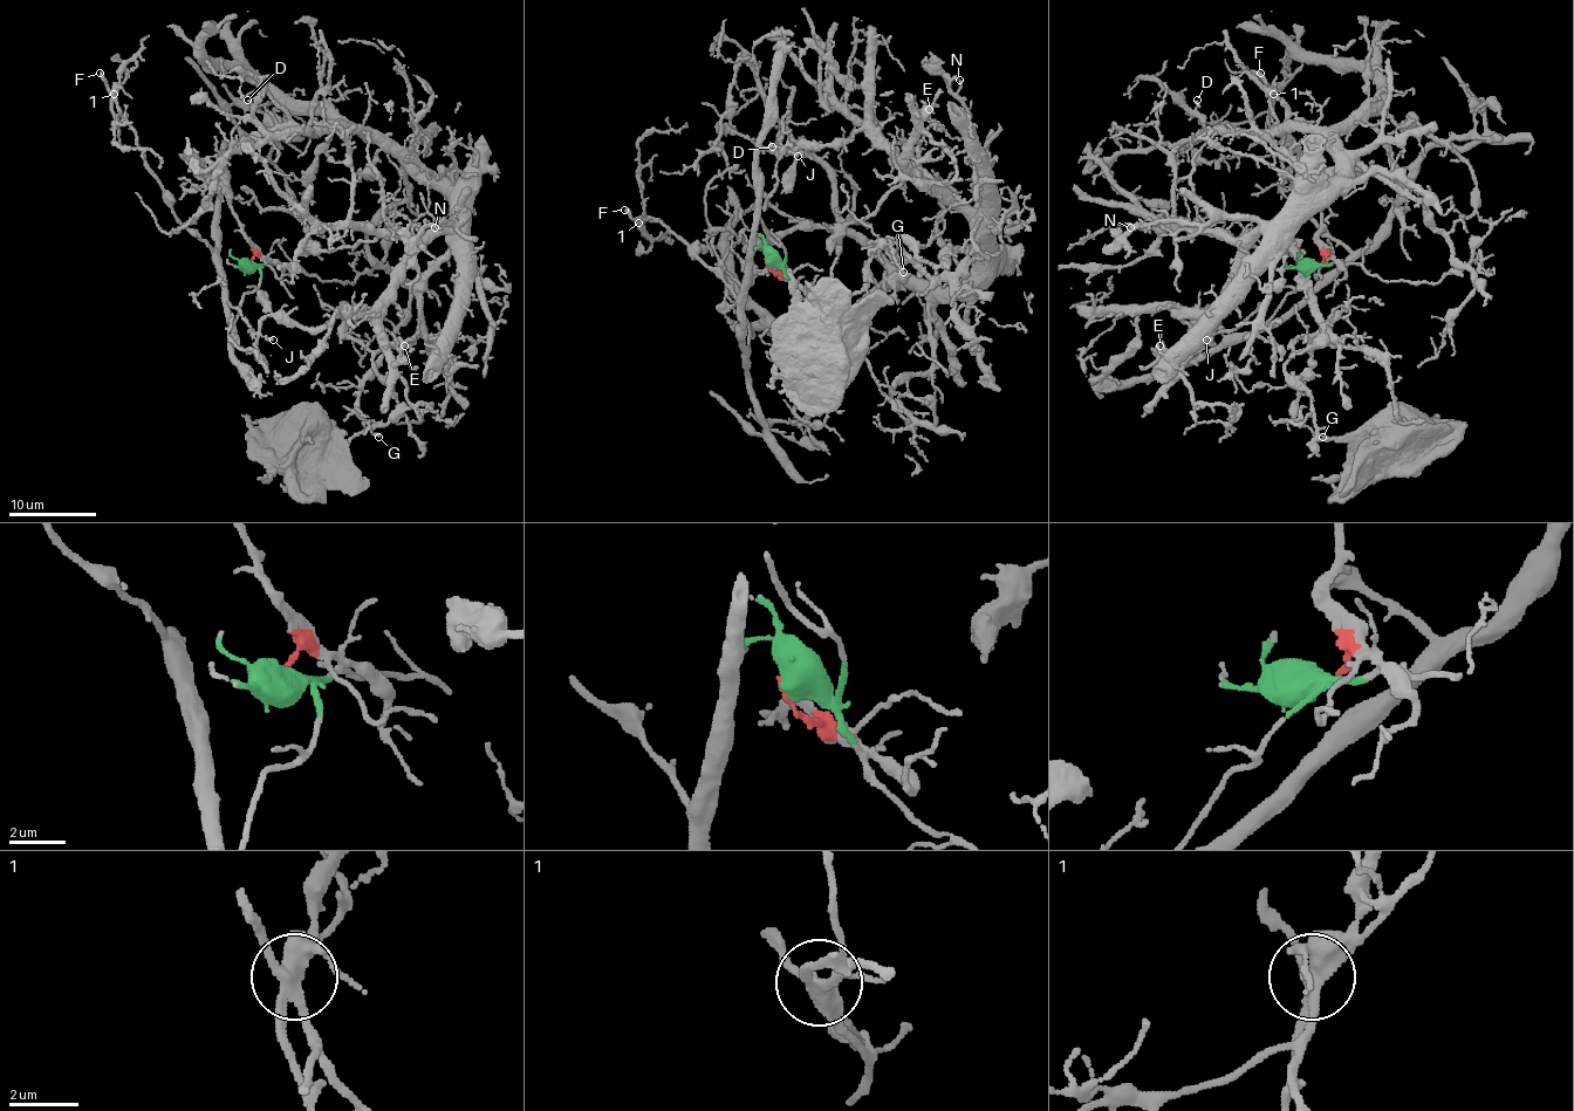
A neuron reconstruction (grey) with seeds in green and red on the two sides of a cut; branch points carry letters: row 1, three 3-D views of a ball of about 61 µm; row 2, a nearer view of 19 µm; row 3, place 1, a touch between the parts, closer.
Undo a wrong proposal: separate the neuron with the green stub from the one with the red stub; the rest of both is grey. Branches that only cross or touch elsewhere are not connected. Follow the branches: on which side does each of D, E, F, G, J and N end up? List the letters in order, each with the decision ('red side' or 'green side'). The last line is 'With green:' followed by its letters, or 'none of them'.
D: red side
E: red side
F: green side
G: red side
J: red side
N: red side
With green: F

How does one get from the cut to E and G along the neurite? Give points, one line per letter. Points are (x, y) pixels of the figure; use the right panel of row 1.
E: (1312, 267), (1321, 191), (1279, 127), (1308, 127), (1339, 173), (1274, 219), (1176, 364), (1161, 344)
G: (1312, 267), (1321, 191), (1279, 127), (1308, 127), (1339, 169), (1292, 248), (1327, 334), (1294, 417), (1323, 437)

